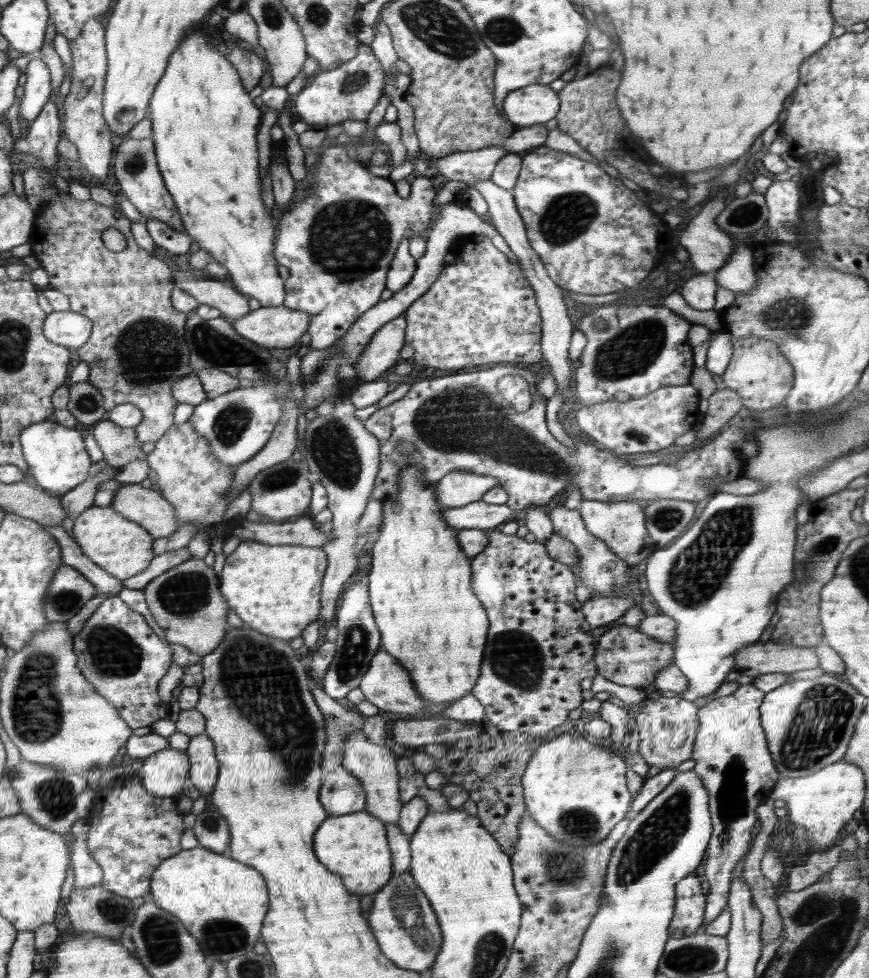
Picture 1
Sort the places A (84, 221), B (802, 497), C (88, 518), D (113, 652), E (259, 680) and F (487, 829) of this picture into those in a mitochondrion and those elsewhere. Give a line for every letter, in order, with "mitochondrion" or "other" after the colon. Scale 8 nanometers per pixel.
A: other
B: other
C: other
D: mitochondrion
E: mitochondrion
F: other

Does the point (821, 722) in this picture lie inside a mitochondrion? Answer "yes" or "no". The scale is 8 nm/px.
yes

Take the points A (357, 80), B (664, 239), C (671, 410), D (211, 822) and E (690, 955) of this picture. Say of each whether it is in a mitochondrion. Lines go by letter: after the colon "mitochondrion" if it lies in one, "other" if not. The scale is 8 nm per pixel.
A: mitochondrion
B: other
C: other
D: mitochondrion
E: mitochondrion

